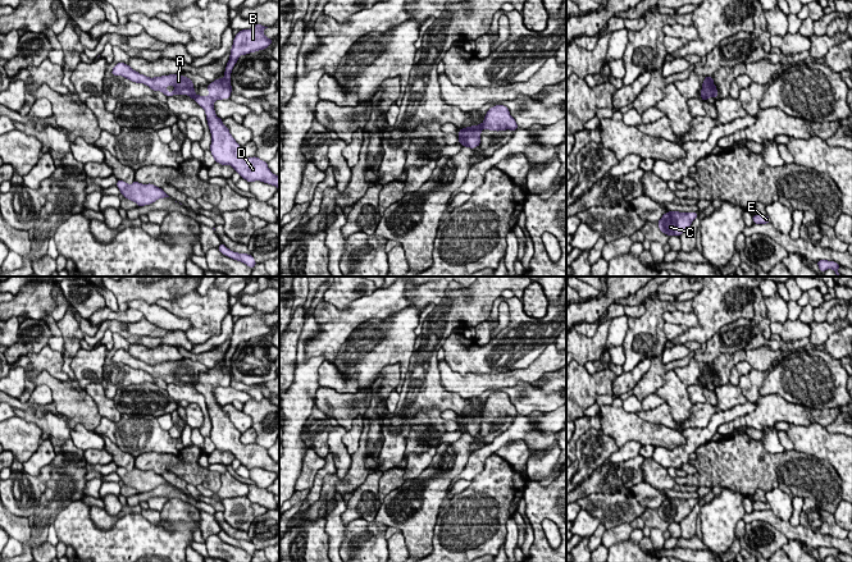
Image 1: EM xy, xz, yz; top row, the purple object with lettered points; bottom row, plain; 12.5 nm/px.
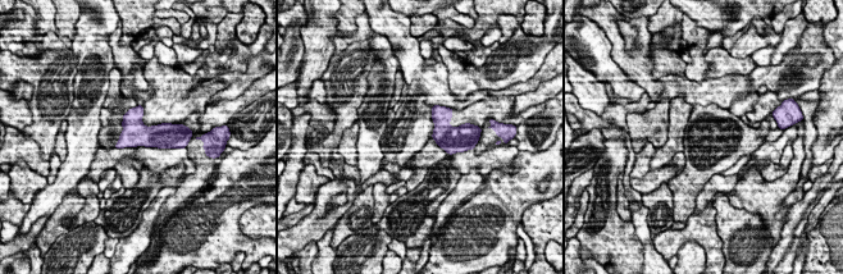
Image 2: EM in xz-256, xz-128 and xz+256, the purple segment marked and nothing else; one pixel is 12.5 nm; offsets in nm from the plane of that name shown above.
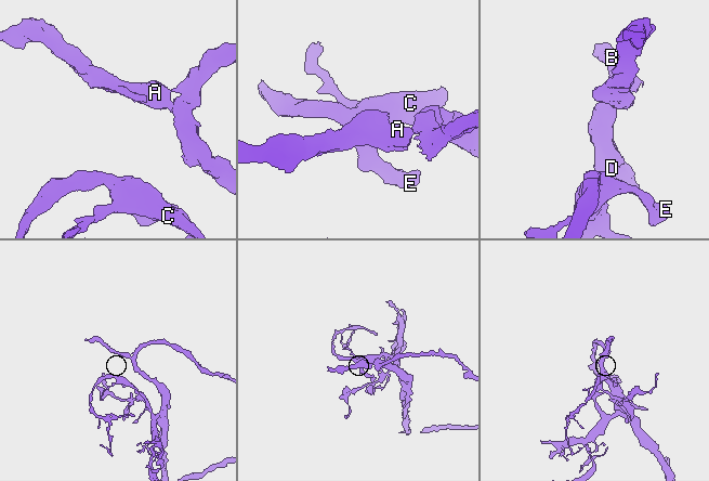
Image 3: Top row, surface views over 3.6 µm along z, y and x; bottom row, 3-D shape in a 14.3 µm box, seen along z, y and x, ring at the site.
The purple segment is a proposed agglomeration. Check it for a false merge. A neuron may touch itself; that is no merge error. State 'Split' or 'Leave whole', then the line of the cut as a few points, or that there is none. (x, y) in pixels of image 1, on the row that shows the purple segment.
Split. Split along xz (481, 124), (482, 128)

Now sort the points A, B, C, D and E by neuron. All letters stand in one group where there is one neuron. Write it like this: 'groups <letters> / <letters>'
groups A / B C D E

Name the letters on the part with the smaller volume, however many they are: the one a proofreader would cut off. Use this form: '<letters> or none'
A

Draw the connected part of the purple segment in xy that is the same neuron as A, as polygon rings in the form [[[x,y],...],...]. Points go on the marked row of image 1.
[[[120,61],[113,68],[111,76],[122,76],[135,83],[143,83],[152,91],[160,91],[165,96],[187,95],[191,99],[196,97],[196,92],[193,90],[195,84],[192,83],[191,78],[179,74],[150,78],[140,74],[129,65]]]

